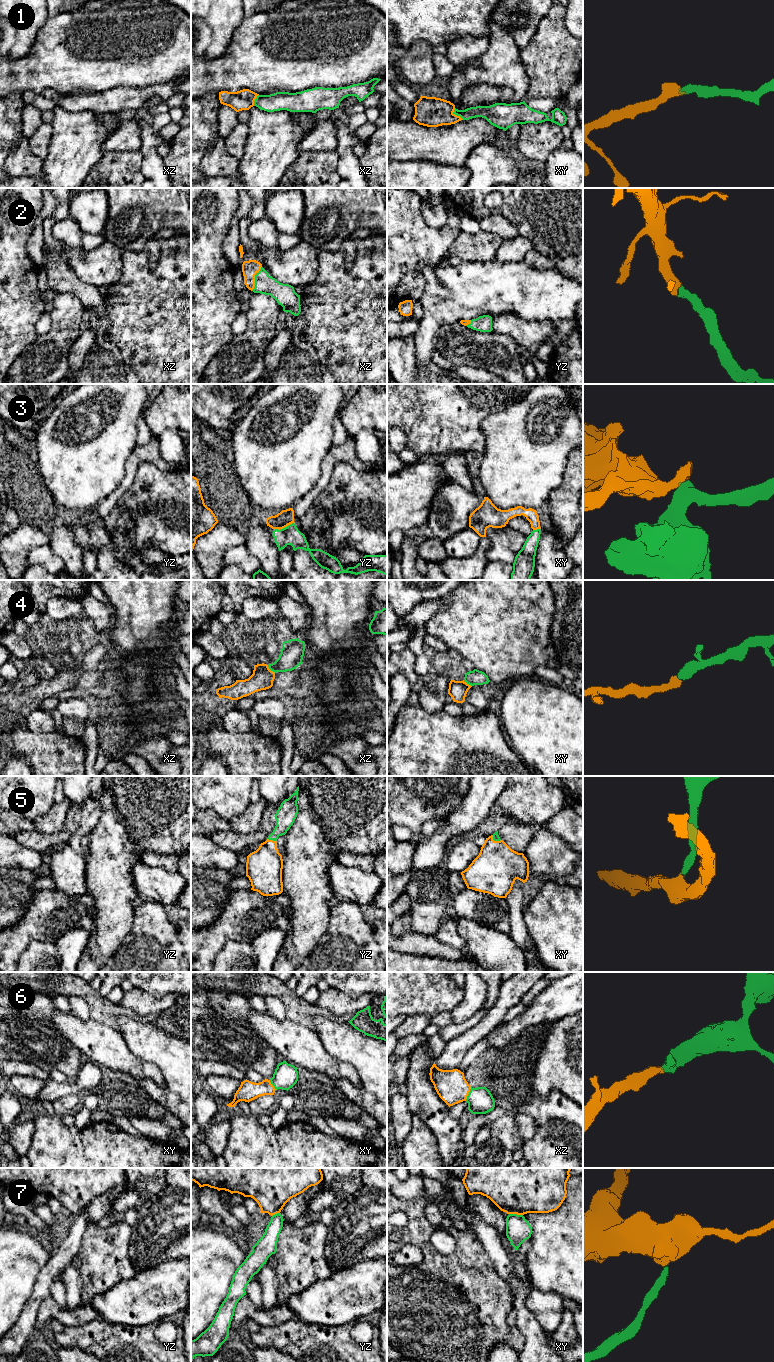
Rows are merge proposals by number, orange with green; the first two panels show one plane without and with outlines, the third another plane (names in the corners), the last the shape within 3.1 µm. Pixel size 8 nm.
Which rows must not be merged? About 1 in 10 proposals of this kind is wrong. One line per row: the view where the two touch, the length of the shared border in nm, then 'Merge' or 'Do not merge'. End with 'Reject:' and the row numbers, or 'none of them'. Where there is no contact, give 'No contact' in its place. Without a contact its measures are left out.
1: Touches orange in xy. Shared border 120 nm. Merge
2: Touches orange in xz. Shared border 220 nm. Merge
3: Touches orange in yz. Shared border 180 nm. Merge
4: Touches orange in xz. Shared border 90 nm. Merge
5: Touches orange in yz. Shared border 80 nm. Merge
6: Touches orange in xz. Shared border 120 nm. Merge
7: Touches orange in xy. Shared border 110 nm. Do not merge
Reject: 7

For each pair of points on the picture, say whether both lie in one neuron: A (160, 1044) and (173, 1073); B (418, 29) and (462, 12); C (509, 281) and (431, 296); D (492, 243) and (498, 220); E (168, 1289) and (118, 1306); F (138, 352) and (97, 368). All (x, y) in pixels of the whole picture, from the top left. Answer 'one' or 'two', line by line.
A: one
B: one
C: one
D: two
E: one
F: two

